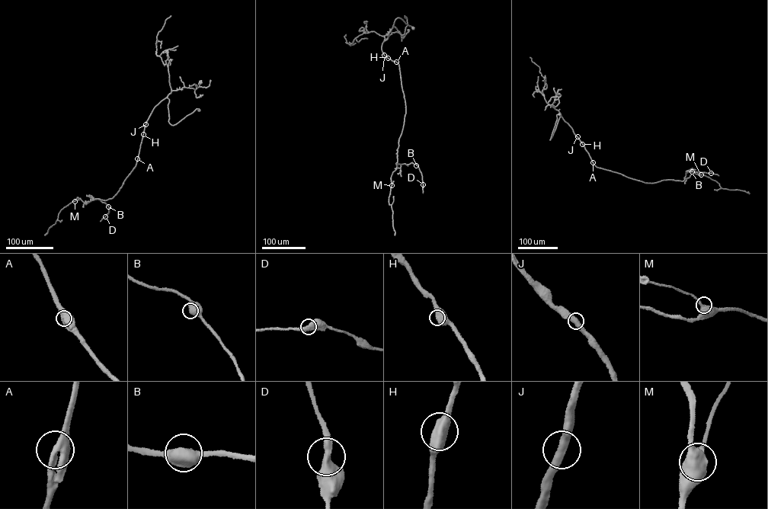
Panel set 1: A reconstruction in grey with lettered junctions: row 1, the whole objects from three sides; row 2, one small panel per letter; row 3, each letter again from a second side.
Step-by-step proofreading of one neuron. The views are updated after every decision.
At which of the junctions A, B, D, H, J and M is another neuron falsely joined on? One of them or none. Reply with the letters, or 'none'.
none

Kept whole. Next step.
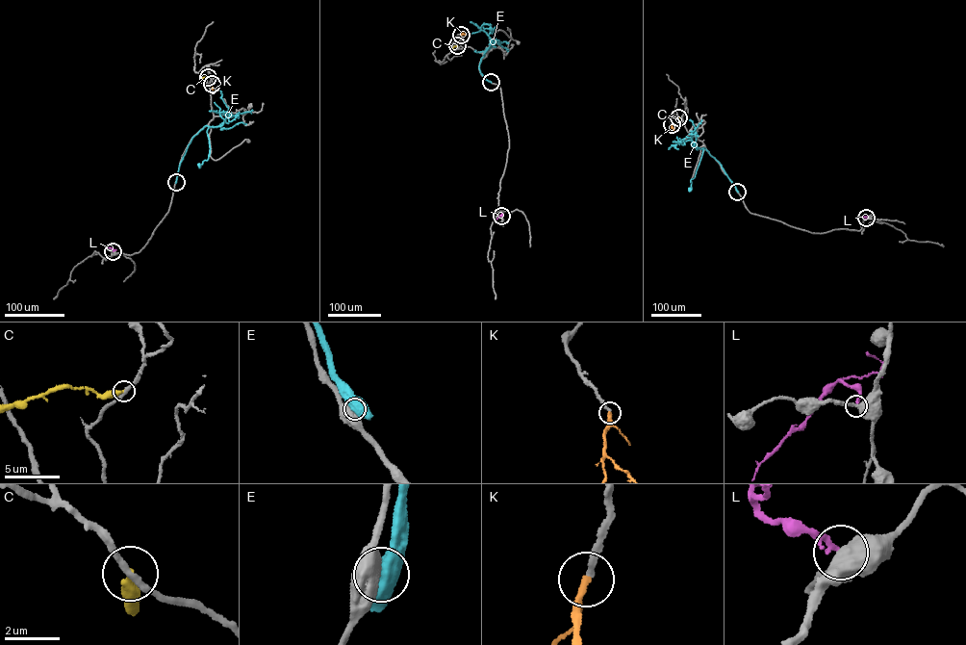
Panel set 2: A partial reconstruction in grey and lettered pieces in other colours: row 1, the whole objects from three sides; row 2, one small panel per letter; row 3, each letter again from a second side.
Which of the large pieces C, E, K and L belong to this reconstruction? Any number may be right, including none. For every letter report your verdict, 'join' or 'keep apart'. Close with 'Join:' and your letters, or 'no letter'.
C: keep apart
E: keep apart
K: join
L: keep apart
Join: K

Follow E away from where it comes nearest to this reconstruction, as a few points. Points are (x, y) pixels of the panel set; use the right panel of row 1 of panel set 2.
E: (737, 192), (719, 162), (692, 141), (695, 127), (690, 120)

